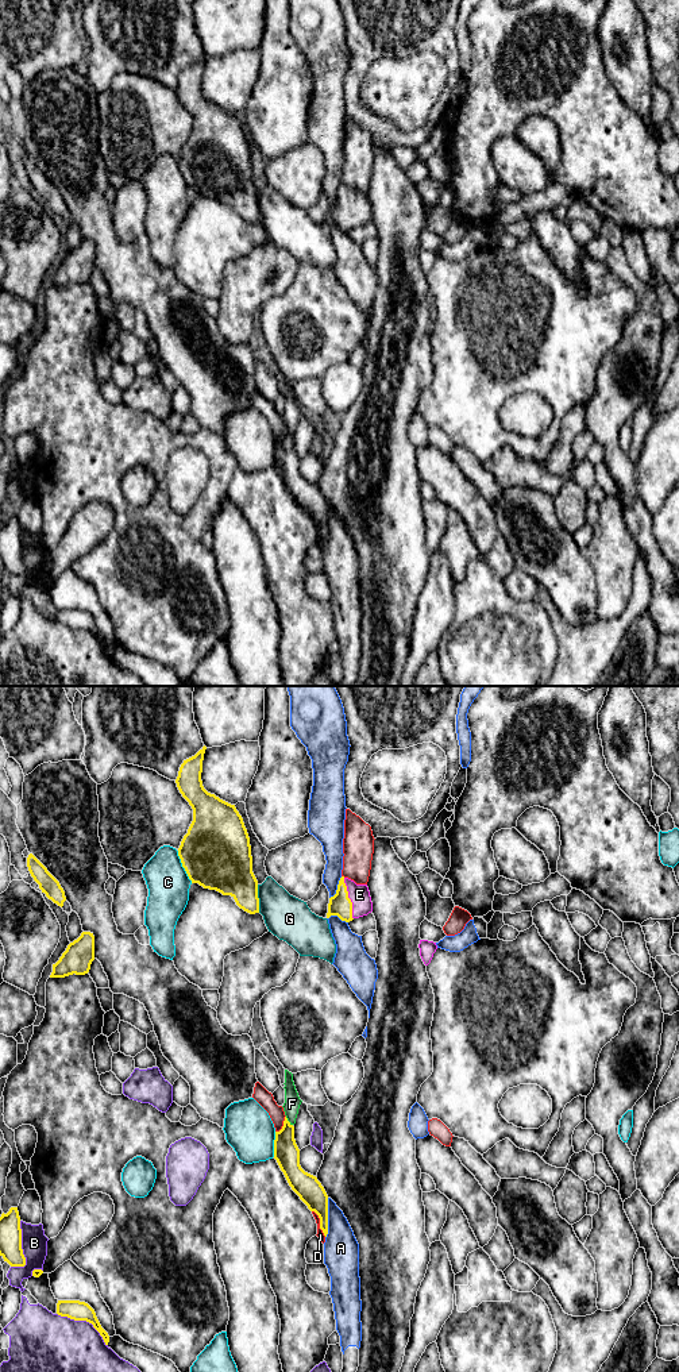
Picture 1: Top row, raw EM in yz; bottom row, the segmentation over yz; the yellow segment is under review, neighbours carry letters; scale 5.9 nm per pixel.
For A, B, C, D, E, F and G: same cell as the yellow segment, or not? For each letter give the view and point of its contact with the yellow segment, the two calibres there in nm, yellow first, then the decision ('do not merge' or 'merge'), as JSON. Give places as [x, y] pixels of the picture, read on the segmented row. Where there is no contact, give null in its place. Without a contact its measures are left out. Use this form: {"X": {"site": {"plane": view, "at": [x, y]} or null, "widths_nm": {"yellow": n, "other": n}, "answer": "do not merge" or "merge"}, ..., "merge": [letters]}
{"A": {"site": {"plane": "yz", "at": [327, 1218]}, "widths_nm": {"yellow": 150, "other": 200}, "answer": "do not merge"}, "B": {"site": {"plane": "yz", "at": [22, 1249]}, "widths_nm": {"yellow": 130, "other": 160}, "answer": "do not merge"}, "C": {"site": {"plane": "yz", "at": [182, 866]}, "widths_nm": {"yellow": 420, "other": 260}, "answer": "do not merge"}, "D": {"site": {"plane": "yz", "at": [320, 1224]}, "widths_nm": {"yellow": 150, "other": 50}, "answer": "do not merge"}, "E": {"site": {"plane": "yz", "at": [348, 898]}, "widths_nm": {"yellow": 140, "other": 120}, "answer": "merge"}, "F": {"site": {"plane": "yz", "at": [288, 1121]}, "widths_nm": {"yellow": 150, "other": 100}, "answer": "do not merge"}, "G": {"site": {"plane": "yz", "at": [258, 898]}, "widths_nm": {"yellow": 280, "other": 260}, "answer": "do not merge"}, "merge": ["E"]}

